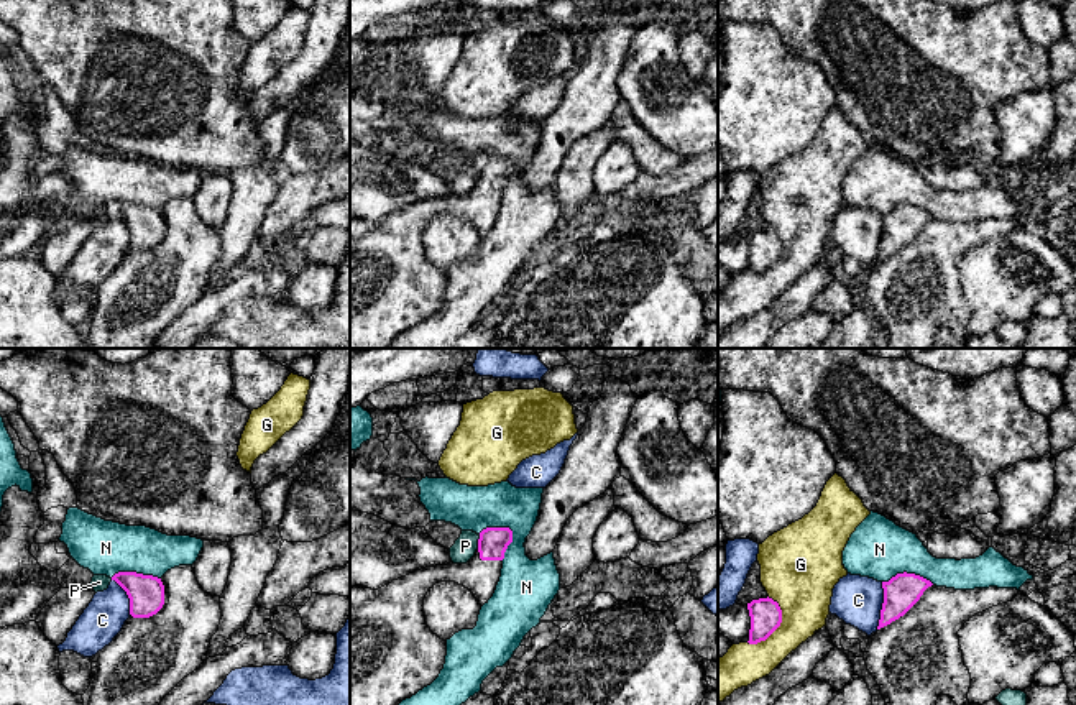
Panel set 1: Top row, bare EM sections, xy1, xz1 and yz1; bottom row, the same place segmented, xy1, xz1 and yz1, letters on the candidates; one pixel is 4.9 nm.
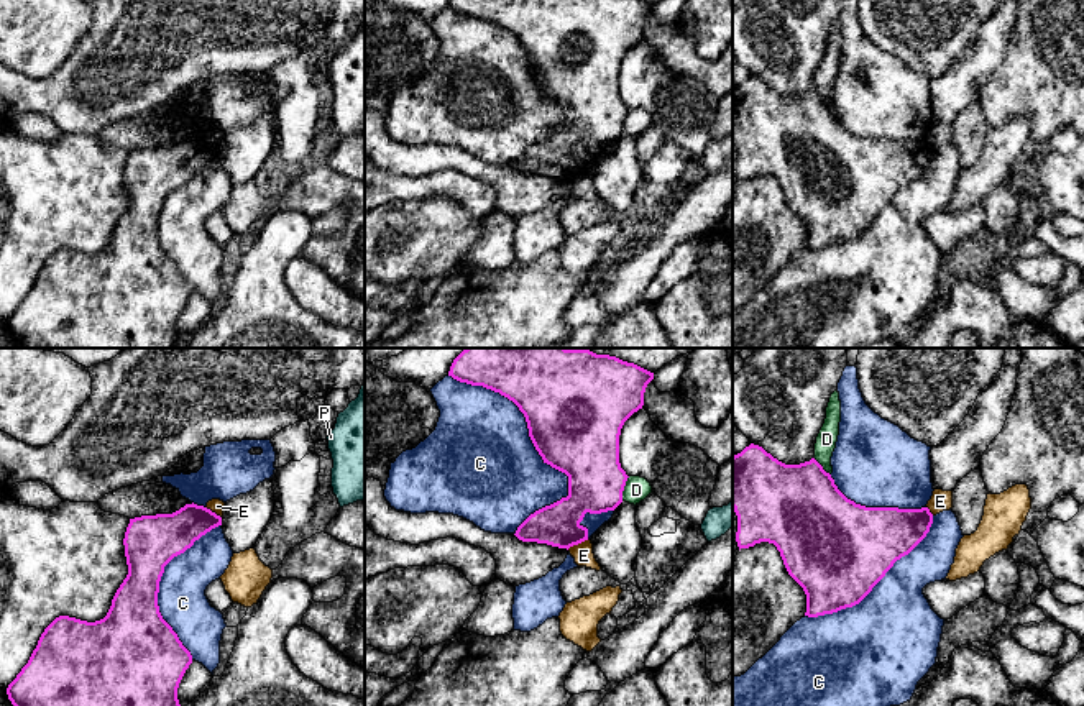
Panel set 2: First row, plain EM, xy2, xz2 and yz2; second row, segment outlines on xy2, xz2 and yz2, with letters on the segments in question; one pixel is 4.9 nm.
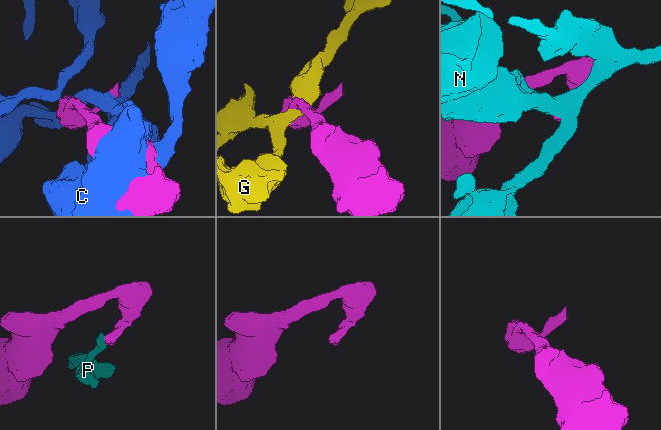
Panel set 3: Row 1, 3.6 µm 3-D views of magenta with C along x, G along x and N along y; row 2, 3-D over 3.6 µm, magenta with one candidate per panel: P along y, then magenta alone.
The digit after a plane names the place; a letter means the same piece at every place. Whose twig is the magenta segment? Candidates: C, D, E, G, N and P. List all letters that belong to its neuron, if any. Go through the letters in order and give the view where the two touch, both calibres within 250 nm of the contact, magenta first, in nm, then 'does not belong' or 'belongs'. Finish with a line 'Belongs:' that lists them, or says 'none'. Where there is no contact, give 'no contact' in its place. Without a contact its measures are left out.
C: meets magenta in xz2; 480 nm thick on the magenta side, 500 nm on the other; does not belong
D: meets magenta in xz2; 300 nm thick on the magenta side, 120 nm on the other; does not belong
E: meets magenta in xz2; 200 nm thick on the magenta side, 100 nm on the other; does not belong
G: meets magenta in yz1; 160 nm thick on the magenta side, 320 nm on the other; does not belong
N: meets magenta in xz1; 140 nm thick on the magenta side, 220 nm on the other; does not belong
P: meets magenta in xz1; 140 nm thick on the magenta side, 110 nm on the other; does not belong
Belongs: none

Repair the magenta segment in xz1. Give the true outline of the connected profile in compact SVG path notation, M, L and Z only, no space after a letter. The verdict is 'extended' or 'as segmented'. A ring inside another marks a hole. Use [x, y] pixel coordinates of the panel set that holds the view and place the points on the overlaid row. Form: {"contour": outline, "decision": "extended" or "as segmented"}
{"contour": "M486 528L467 564L425 567L378 590L350 587L350 705L399 705L439 677L445 664L447 641L425 623L422 605L427 592L439 582L455 582L468 588L483 606L496 590L511 542L509 528Z", "decision": "extended"}

